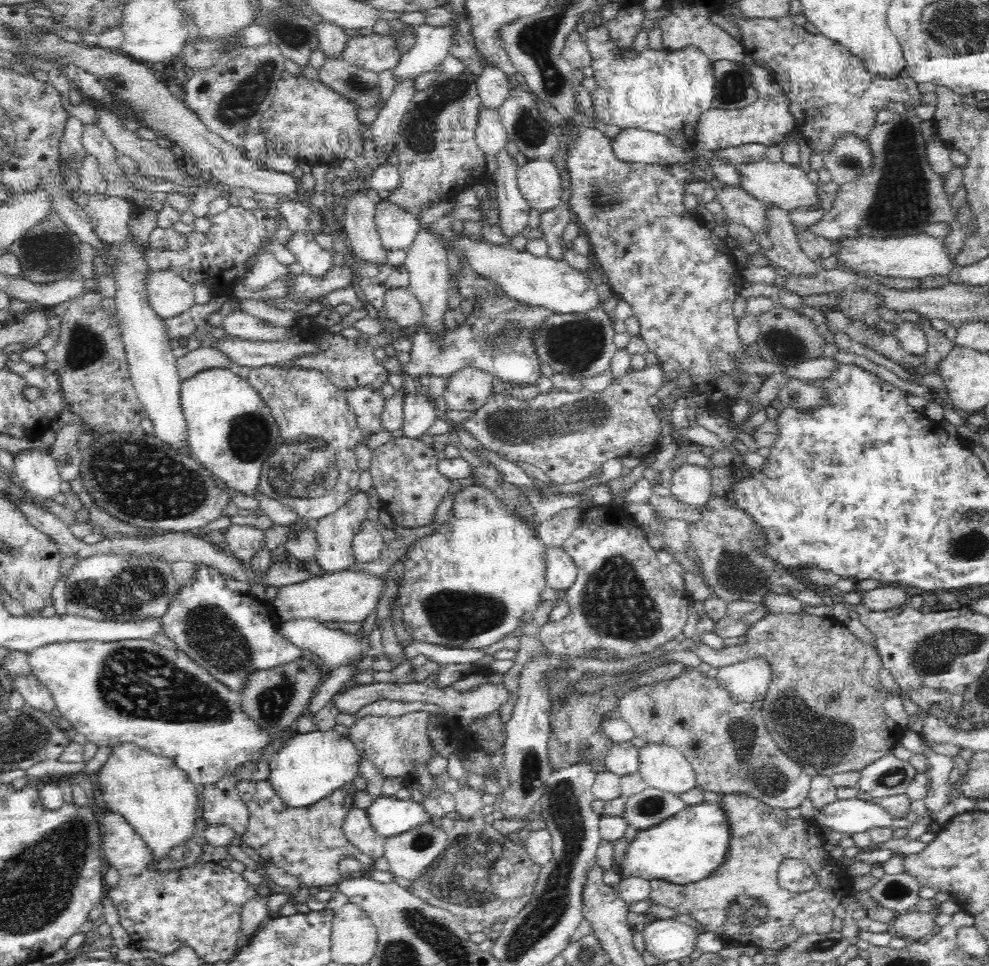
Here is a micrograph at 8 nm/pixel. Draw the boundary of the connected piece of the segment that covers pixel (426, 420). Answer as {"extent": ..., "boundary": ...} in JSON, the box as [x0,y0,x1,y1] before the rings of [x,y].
{"extent":[404,392,439,439],"boundary":[[[422,392],[407,394],[404,400],[404,437],[426,439],[426,432],[439,416],[436,406]]]}

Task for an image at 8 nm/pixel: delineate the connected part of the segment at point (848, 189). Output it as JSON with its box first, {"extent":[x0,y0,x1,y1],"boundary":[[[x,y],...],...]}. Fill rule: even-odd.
{"extent":[805,114,967,262],"boundary":[[[896,114],[888,123],[876,124],[866,139],[874,155],[874,170],[856,182],[842,184],[833,200],[833,208],[816,224],[805,227],[805,230],[816,237],[836,243],[838,240],[852,240],[862,236],[912,236],[924,233],[926,226],[930,224],[943,222],[950,226],[949,234],[944,237],[944,244],[948,246],[948,252],[956,262],[956,255],[964,245],[967,232],[956,222],[951,202],[944,193],[944,181],[928,162],[927,140],[920,126]]]}

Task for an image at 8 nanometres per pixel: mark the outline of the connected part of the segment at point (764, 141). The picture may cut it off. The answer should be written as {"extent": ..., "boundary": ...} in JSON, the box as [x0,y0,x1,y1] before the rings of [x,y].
{"extent":[694,67,797,152],"boundary":[[[753,67],[750,70],[753,86],[759,94],[757,99],[746,108],[708,108],[699,116],[695,129],[694,146],[704,152],[718,152],[726,148],[760,144],[762,146],[778,146],[781,139],[797,128],[794,115],[790,113],[789,98],[780,83],[774,80],[766,68]]]}

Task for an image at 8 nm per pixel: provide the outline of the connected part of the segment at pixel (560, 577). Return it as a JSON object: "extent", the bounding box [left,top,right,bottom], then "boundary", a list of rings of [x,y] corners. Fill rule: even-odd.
{"extent":[545,548,578,591],"boundary":[[[545,548],[545,583],[555,591],[567,591],[575,583],[578,567],[573,558],[563,549]]]}

